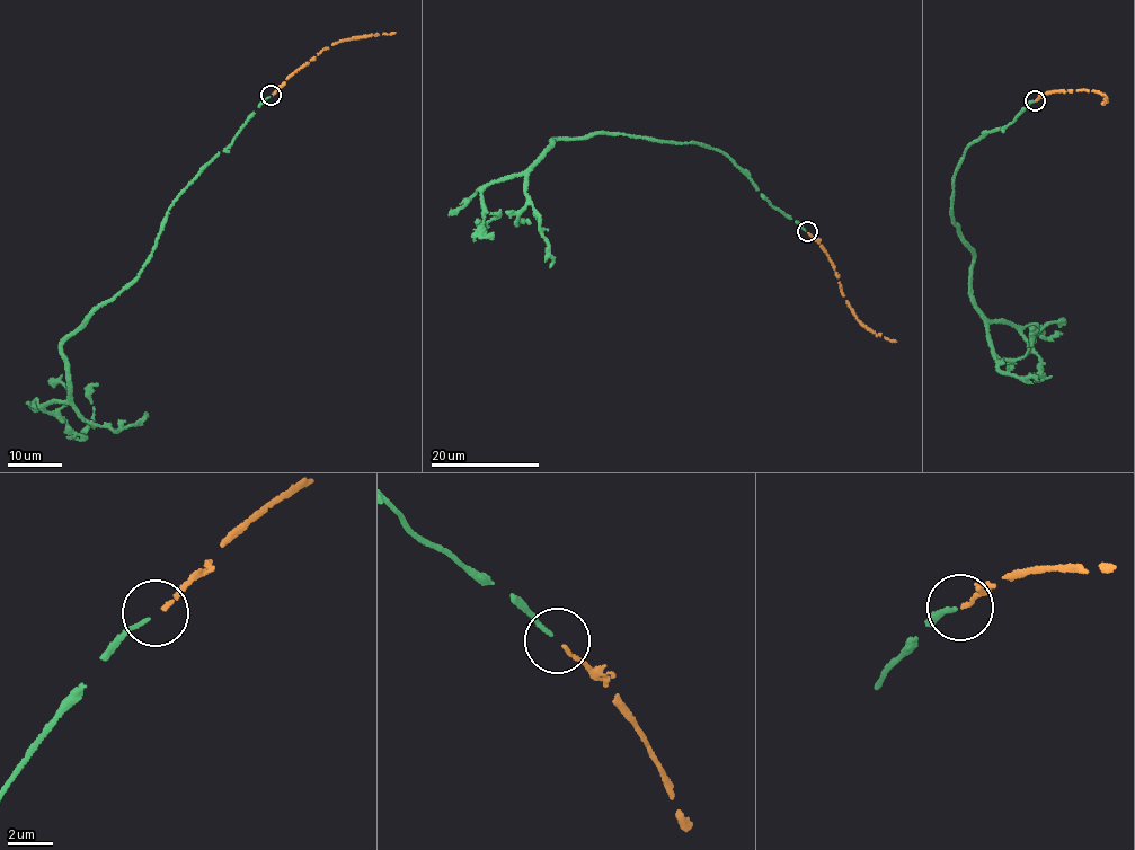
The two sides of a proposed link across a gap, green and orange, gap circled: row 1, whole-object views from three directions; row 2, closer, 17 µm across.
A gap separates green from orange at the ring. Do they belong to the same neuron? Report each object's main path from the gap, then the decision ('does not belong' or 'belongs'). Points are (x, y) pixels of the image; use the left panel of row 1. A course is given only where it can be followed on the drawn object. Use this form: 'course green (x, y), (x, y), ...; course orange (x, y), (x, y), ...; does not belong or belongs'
course green (269, 97), (168, 209), (140, 273), (61, 345), (69, 397), (50, 400), (52, 413), (69, 396), (50, 383); course orange (272, 94), (325, 49), (343, 41), (396, 33); belongs

